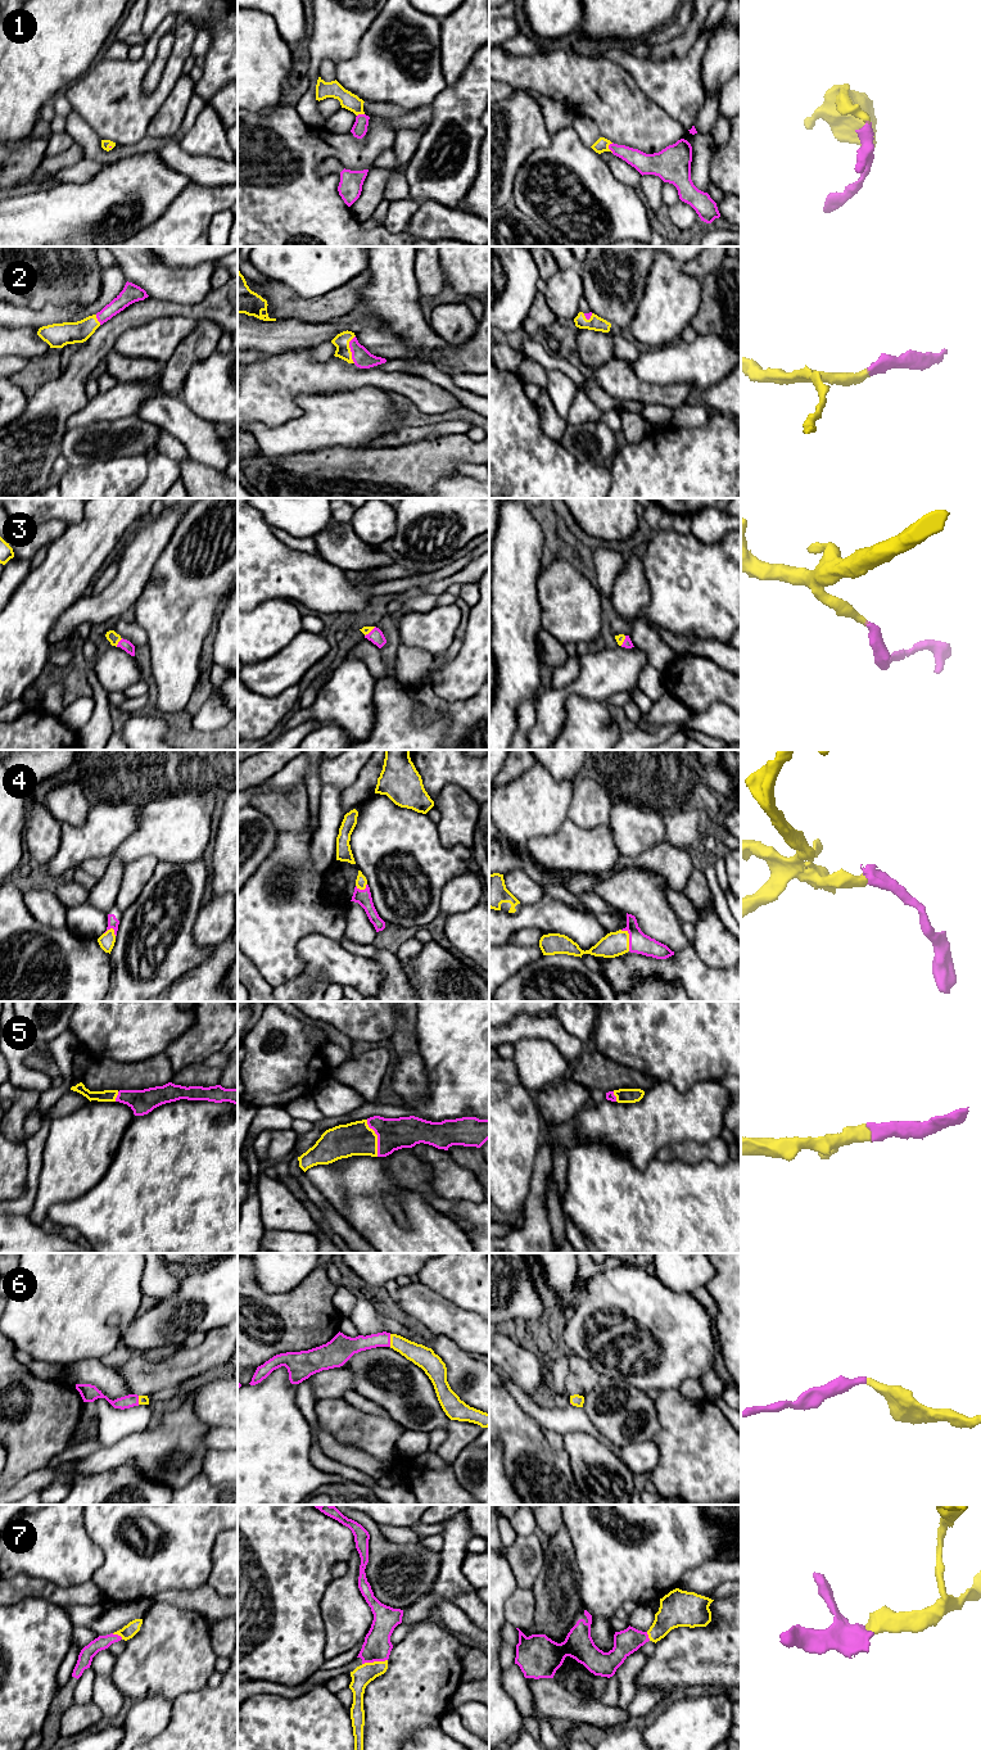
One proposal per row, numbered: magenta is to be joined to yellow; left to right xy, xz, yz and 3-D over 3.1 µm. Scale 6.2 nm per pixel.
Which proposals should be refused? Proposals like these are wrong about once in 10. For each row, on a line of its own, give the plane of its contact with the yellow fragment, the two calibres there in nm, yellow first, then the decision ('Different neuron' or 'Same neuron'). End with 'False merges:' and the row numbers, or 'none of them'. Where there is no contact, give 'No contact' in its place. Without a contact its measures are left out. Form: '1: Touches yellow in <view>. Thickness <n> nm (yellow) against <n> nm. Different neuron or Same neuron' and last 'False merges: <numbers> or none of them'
1: Touches yellow in yz. Thickness 90 nm (yellow) against 120 nm. Same neuron
2: Touches yellow in xz. Thickness 100 nm (yellow) against 120 nm. Same neuron
3: Touches yellow in xy. Thickness 70 nm (yellow) against 70 nm. Same neuron
4: Touches yellow in yz. Thickness 160 nm (yellow) against 130 nm. Same neuron
5: Touches yellow in xz. Thickness 200 nm (yellow) against 200 nm. Same neuron
6: Touches yellow in xz. Thickness 140 nm (yellow) against 100 nm. Same neuron
7: Touches yellow in xz. Thickness 120 nm (yellow) against 180 nm. Same neuron
False merges: none of them

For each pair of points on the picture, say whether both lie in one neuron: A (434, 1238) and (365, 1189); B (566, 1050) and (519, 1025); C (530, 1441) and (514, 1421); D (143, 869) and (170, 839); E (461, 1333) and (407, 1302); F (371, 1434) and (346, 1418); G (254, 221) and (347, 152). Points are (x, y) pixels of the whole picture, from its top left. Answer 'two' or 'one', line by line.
A: one
B: one
C: one
D: two
E: one
F: one
G: one

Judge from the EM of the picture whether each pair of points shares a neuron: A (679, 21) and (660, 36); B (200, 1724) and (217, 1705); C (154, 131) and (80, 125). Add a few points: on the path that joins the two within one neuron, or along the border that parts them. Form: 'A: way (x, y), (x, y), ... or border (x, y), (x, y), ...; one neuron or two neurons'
A: way (674, 26), (665, 34); one neuron
B: way (206, 1719), (215, 1710); one neuron
C: border (177, 130), (171, 135), (161, 138), (147, 136); two neurons

